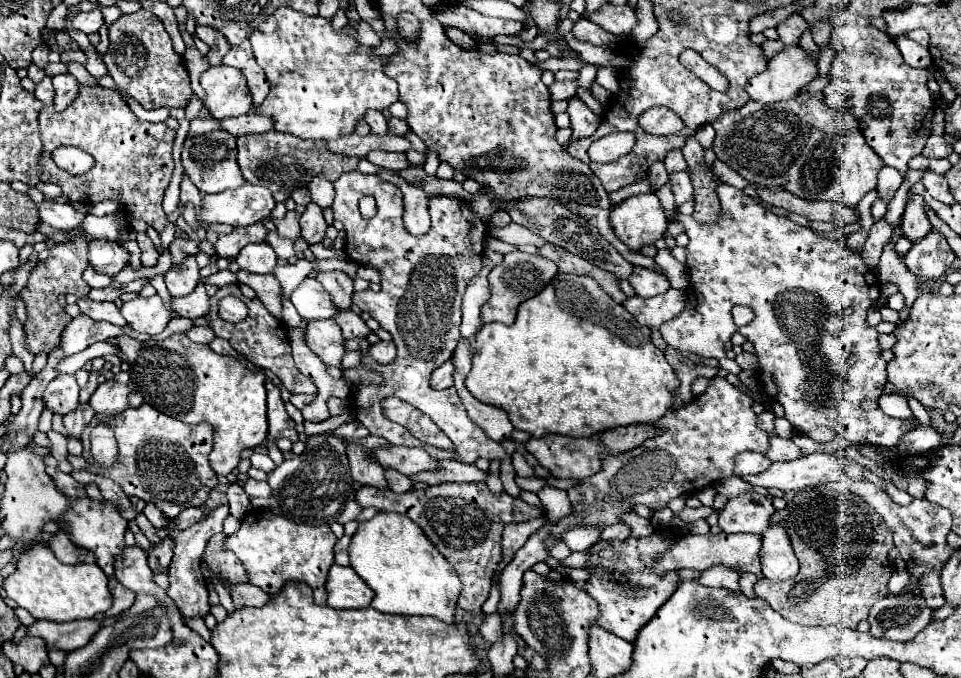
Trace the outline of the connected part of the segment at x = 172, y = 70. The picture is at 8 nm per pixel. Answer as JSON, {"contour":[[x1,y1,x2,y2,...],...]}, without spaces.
{"contour":[[140,9,132,15,122,15,110,25,110,51,104,53,104,63,116,85,128,91,144,109,158,107,186,107,192,97,190,77,182,57,172,49,172,39,162,21]]}

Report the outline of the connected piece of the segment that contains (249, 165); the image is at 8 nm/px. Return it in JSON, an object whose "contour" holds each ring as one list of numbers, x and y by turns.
{"contour":[[274,131,238,137,238,165,242,169,242,177,252,185,264,185,270,191,284,189,286,193,292,193,294,189,308,185,310,179,320,173,330,177,330,181,336,181,342,173,354,171,356,163,356,157,342,157,330,153,324,141,306,141,290,133]]}

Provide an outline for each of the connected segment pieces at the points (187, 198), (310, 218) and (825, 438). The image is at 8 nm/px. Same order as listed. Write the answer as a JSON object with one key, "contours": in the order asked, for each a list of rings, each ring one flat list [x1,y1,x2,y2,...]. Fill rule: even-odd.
{"contours":[[[182,173,182,183,180,183,180,202,179,204,194,203,195,213,198,216,201,213,200,203,200,191,196,189,196,185,190,181,188,175]],[[310,201,306,205,306,211,300,217,300,225,302,225,302,237,312,245,312,243,320,243,326,235,326,219,322,215,322,207,314,205,314,201]],[[819,427,808,433,808,436,818,442,826,443,833,441,836,437,836,433,831,429]]]}

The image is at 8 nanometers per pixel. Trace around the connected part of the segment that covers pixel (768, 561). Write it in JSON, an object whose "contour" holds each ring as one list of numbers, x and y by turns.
{"contour":[[770,525,762,537,760,551,762,575,772,581,784,581,798,573,796,555,792,551,786,531,778,525]]}

